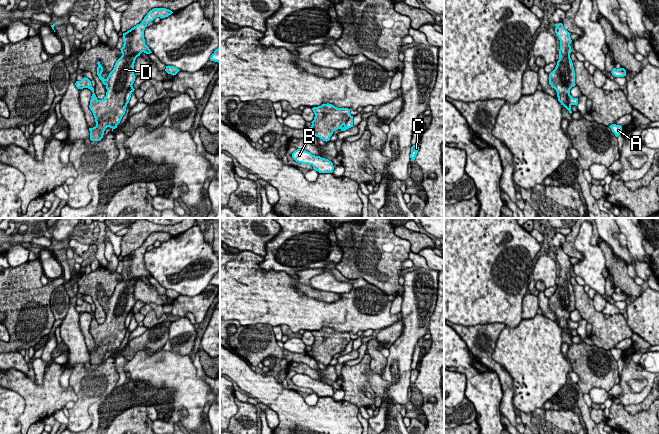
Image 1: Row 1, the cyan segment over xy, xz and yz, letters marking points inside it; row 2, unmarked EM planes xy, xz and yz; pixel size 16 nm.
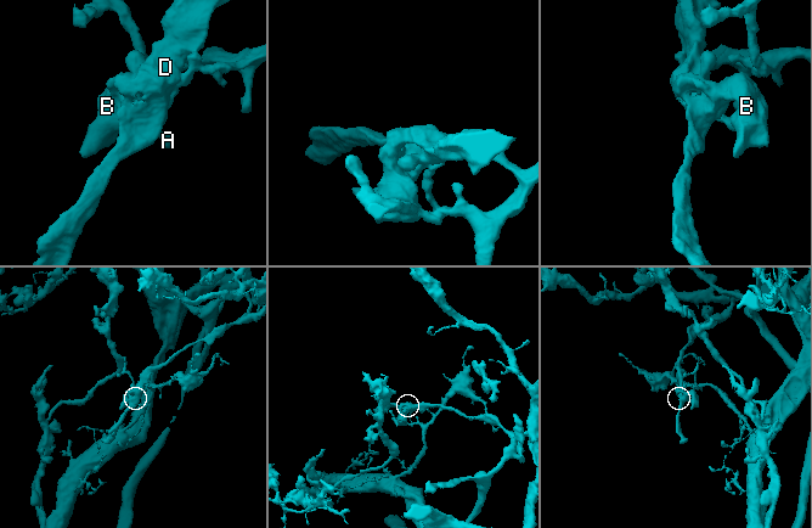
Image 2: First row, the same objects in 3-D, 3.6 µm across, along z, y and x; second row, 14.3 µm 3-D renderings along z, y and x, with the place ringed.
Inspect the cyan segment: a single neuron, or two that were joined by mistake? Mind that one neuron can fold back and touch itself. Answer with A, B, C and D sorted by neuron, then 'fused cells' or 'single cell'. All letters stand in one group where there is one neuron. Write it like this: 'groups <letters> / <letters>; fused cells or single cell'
groups A C / B D; fused cells

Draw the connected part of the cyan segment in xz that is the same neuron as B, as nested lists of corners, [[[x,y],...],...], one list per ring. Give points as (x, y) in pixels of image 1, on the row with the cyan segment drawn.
[[[295,150],[292,153],[292,158],[298,163],[312,165],[313,169],[319,173],[332,173],[334,170],[334,166],[331,161],[320,156],[312,155],[306,150]]]

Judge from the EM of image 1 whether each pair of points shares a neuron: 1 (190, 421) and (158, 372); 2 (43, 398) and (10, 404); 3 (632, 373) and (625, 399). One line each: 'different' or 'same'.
1: same
2: different
3: same

